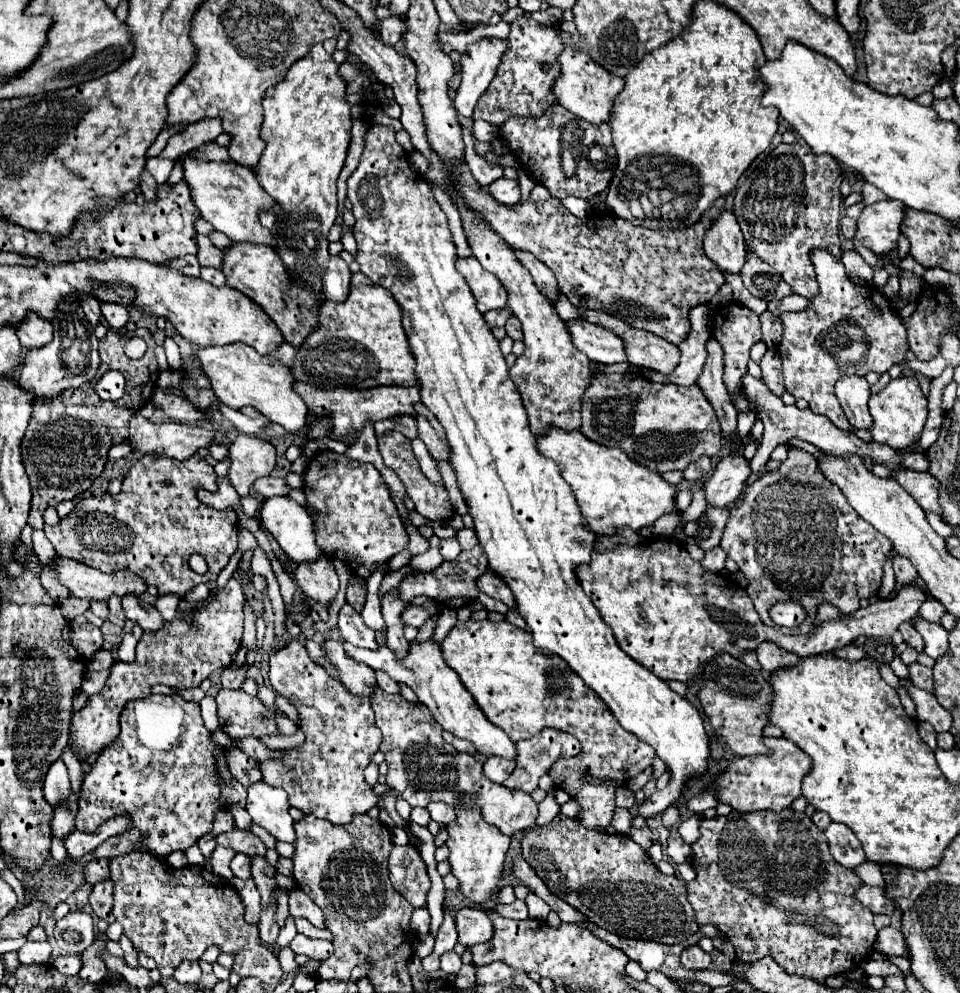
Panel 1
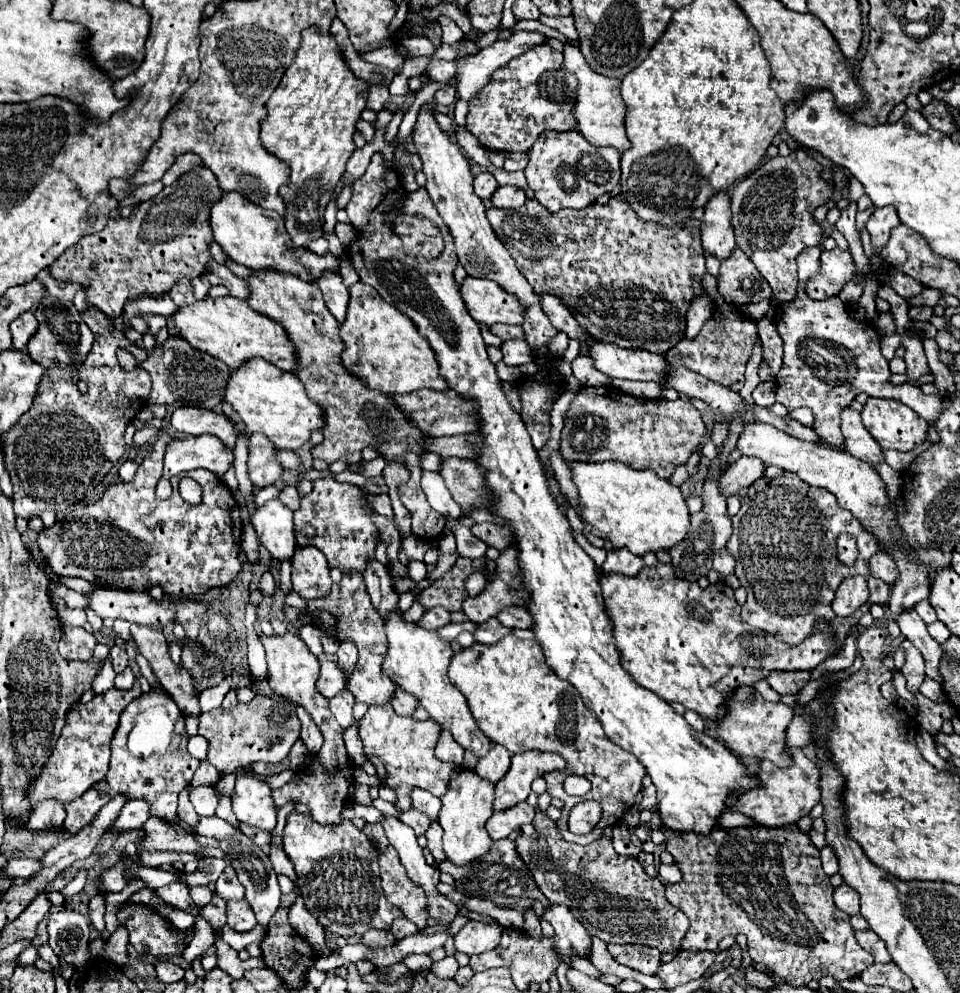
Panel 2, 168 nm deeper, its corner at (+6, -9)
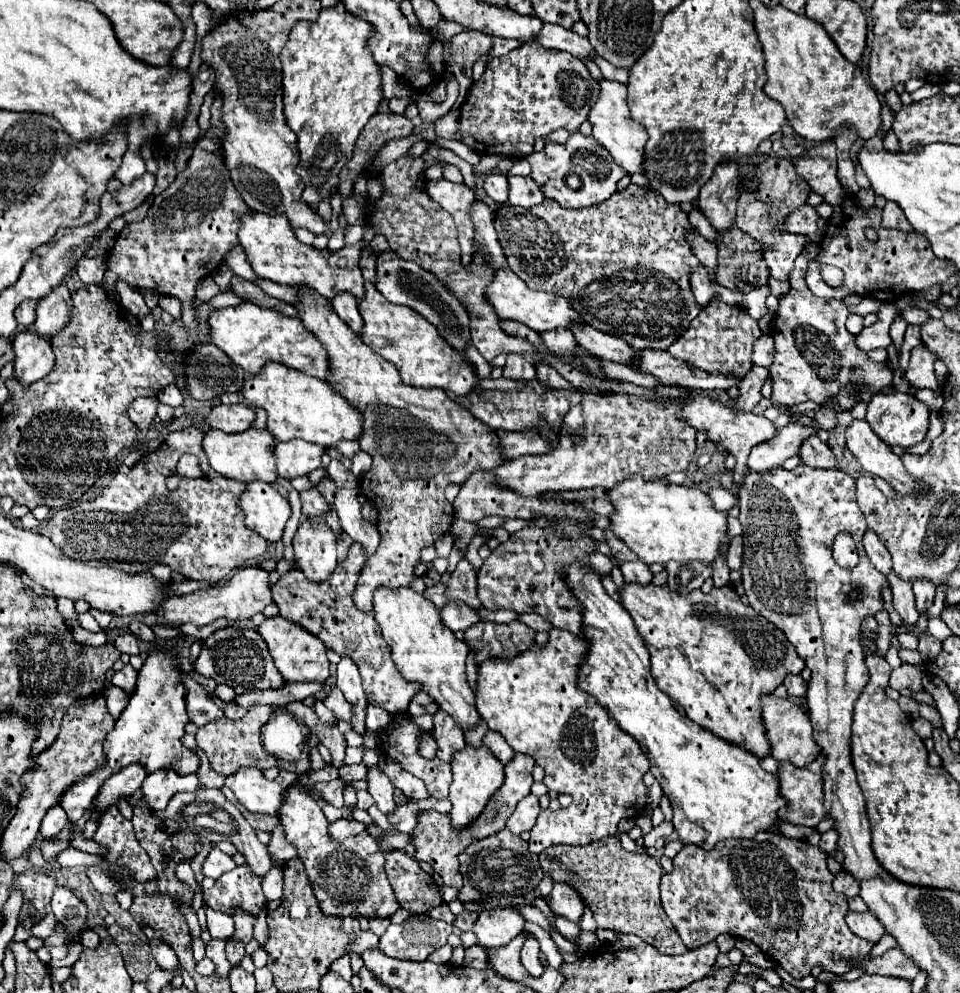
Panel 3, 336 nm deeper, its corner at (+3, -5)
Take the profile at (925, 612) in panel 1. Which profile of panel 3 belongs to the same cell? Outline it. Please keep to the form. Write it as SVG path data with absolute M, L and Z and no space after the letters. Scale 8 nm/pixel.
M921 581L913 585L913 591L915 591L915 599L917 599L917 609L919 611L925 611L933 605L933 597L935 597L935 585L933 583L927 583L927 581Z

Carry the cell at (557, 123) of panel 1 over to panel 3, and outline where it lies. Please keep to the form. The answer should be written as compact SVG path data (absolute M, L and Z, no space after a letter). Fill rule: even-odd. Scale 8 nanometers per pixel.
M573 133L567 143L547 141L543 151L531 153L527 161L531 165L531 177L543 191L545 199L559 203L563 209L589 207L609 199L617 191L617 181L627 175L625 169L619 169L619 165L615 165L607 149L603 149L593 137L585 137L581 133ZM575 157L597 157L599 161L575 161Z

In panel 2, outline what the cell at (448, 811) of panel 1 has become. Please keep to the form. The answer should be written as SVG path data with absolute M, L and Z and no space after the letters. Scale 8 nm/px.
M418 787L412 789L410 797L412 797L412 807L414 809L418 809L422 813L428 813L432 817L438 817L438 813L440 813L440 799L438 797L434 797L432 793L428 793L424 789L418 789Z

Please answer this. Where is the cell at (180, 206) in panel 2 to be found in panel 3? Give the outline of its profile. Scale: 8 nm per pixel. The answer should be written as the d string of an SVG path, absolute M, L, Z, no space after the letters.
M221 99L211 107L211 129L197 141L187 167L177 173L175 181L153 199L145 219L141 223L129 223L117 235L113 249L107 255L107 271L103 287L113 301L119 301L115 293L115 281L125 281L133 289L151 289L163 295L175 295L183 303L183 323L187 329L195 329L195 287L199 279L213 273L223 255L231 251L237 241L239 217L251 213L241 195L235 191L229 171L223 165L219 151L221 125Z

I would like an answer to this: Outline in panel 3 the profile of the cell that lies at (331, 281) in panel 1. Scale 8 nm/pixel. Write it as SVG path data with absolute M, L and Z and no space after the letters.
M339 293L339 297L333 297L333 299L331 299L331 305L333 305L333 311L335 311L355 333L361 331L363 321L361 321L361 315L359 315L359 311L357 311L357 299L351 297L351 293Z

